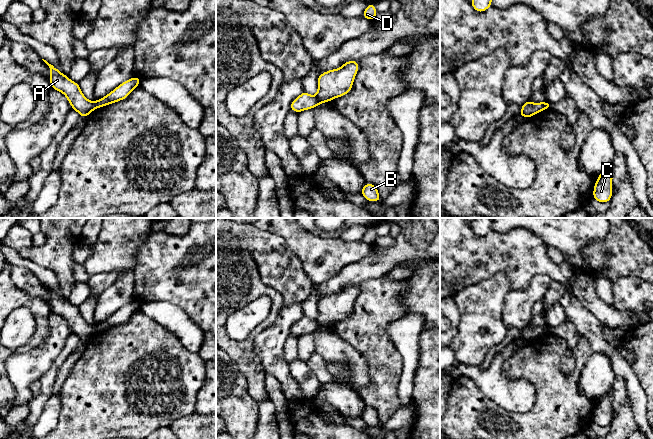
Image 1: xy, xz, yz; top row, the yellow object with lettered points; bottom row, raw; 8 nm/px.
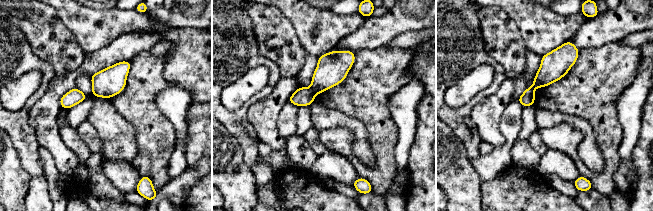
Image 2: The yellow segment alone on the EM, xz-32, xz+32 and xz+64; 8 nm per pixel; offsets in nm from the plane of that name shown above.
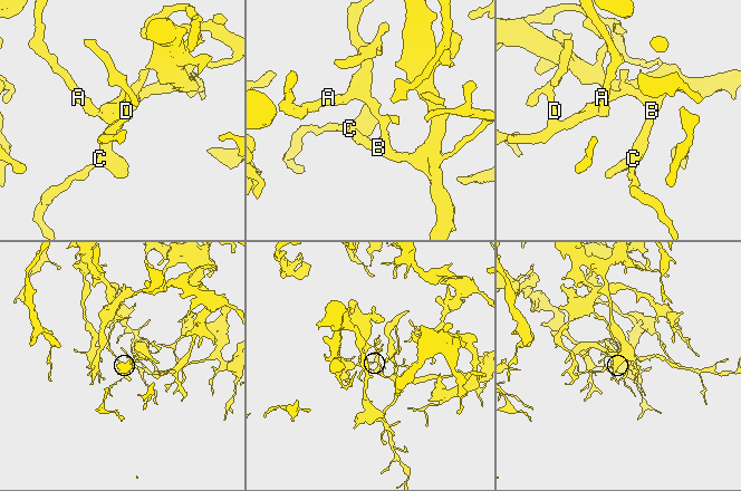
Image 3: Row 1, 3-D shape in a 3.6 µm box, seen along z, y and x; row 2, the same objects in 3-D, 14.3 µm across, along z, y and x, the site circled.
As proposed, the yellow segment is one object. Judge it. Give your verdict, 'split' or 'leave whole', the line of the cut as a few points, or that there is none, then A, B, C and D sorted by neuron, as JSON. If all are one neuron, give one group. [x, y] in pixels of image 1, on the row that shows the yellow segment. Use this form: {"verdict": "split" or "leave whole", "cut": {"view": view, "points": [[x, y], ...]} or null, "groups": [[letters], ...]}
{"verdict": "split", "cut": {"view": "xz", "points": [[315, 96], [321, 102]]}, "groups": [["A"], ["B", "C", "D"]]}

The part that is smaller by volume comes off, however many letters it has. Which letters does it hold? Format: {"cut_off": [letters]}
{"cut_off": ["B", "C", "D"]}

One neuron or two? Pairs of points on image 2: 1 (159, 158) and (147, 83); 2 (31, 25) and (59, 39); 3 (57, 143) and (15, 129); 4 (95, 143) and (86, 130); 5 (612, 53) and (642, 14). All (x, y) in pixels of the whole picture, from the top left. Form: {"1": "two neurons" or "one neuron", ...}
{"1": "one neuron", "2": "one neuron", "3": "two neurons", "4": "one neuron", "5": "two neurons"}

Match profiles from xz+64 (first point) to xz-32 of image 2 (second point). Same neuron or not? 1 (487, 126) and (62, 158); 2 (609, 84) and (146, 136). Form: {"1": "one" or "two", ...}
{"1": "one", "2": "one"}

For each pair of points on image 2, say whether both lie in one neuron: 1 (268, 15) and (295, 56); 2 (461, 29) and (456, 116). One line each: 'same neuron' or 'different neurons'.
1: same neuron
2: same neuron

